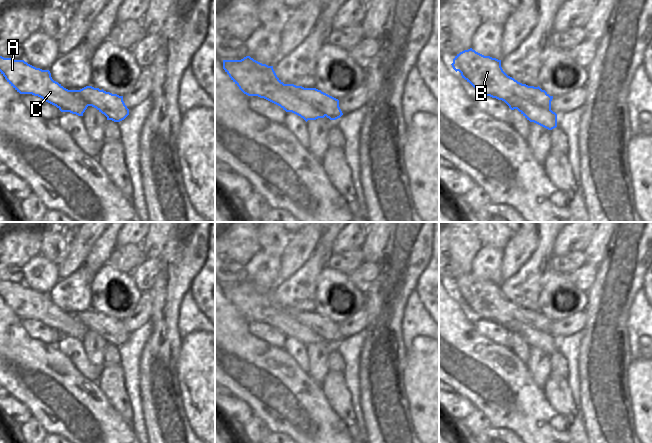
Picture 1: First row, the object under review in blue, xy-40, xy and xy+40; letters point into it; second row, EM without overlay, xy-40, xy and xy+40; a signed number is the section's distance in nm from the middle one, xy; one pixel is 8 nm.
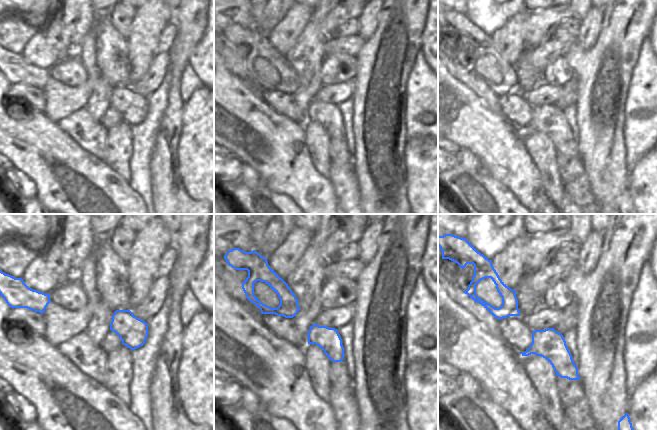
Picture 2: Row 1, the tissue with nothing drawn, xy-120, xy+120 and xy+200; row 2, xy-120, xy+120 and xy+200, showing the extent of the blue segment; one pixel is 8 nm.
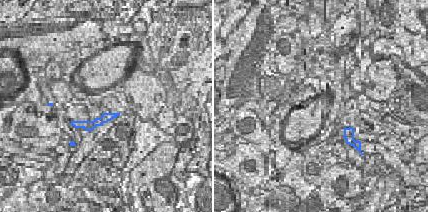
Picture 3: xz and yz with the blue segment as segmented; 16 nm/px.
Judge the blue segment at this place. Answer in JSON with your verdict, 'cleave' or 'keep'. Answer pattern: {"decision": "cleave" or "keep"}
{"decision": "cleave"}

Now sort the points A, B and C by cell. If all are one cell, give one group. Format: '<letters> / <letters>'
A C / B

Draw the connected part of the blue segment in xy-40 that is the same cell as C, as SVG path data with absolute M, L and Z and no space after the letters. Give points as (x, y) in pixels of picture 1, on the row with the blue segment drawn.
M0 56L0 72L7 82L20 94L32 94L56 106L61 112L78 116L89 106L85 100L62 100L52 89L53 79L49 70L36 68L24 60L14 60Z

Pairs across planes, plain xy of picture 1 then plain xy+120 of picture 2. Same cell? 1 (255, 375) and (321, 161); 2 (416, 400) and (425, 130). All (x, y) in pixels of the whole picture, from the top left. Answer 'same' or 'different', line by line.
1: different
2: different

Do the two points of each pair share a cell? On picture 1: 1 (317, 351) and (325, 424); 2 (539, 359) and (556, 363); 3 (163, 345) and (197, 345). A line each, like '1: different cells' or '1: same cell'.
1: different cells
2: different cells
3: different cells

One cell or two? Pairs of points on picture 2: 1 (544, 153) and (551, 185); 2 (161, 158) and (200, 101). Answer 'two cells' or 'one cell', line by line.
1: one cell
2: two cells

